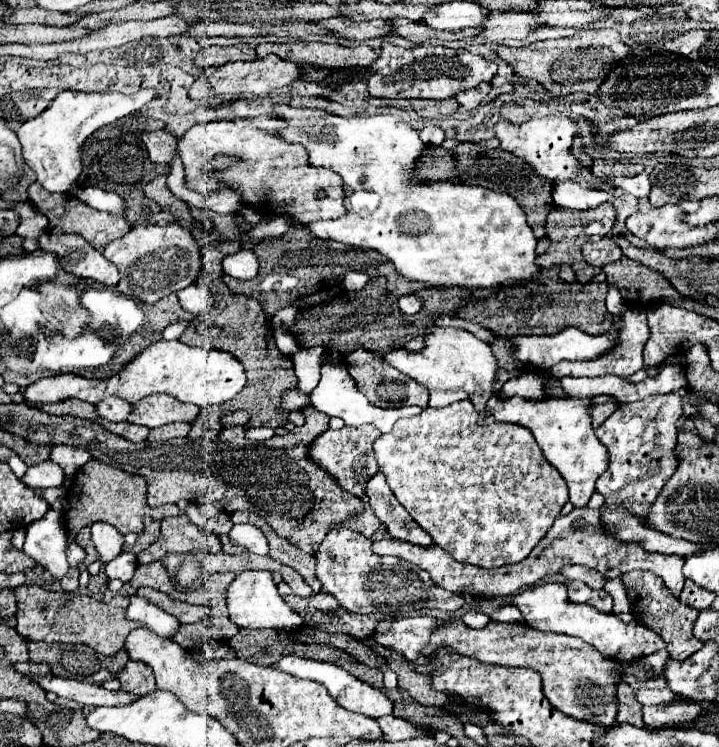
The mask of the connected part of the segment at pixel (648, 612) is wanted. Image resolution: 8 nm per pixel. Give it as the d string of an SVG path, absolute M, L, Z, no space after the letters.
M633 570L633 572L627 572L621 576L623 580L623 586L627 590L627 596L629 596L629 602L633 606L633 614L635 616L641 616L643 624L647 628L651 628L653 632L657 632L665 644L667 644L667 652L673 660L685 660L689 658L691 654L695 654L703 642L697 640L693 636L693 624L699 616L699 612L687 604L681 604L665 586L663 586L663 580L659 576L653 576L651 572L641 572L641 570Z

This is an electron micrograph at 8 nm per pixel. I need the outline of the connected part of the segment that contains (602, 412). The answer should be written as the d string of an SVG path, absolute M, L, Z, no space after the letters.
M605 402L605 404L597 404L597 406L591 406L591 420L593 420L593 426L601 426L613 412L615 412L617 404L613 402Z

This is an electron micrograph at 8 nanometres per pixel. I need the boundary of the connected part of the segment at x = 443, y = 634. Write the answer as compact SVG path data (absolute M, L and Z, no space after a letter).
M449 620L443 624L443 628L435 630L435 636L431 636L431 644L427 644L427 648L420 654L430 656L439 646L451 648L457 654L475 658L483 664L537 670L543 678L543 692L557 710L575 720L595 722L605 728L611 728L615 724L619 712L617 686L621 682L623 666L601 656L595 648L591 648L591 644L585 644L579 638L539 632L535 628L529 628L527 624L507 624L491 620L485 628L473 630L461 620Z

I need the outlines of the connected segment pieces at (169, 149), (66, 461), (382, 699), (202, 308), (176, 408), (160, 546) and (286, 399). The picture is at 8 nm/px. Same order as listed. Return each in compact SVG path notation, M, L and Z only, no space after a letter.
M165 130L159 132L147 132L141 136L141 140L145 142L147 154L151 162L157 164L171 164L173 156L175 156L175 146L177 146L177 138L171 136Z
M53 446L49 460L53 460L55 464L59 464L65 472L65 480L69 476L73 476L85 462L91 460L91 454L87 450L81 448L73 448L73 446Z
M285 656L281 658L277 664L275 664L279 670L287 672L287 674L293 674L297 678L309 678L309 680L315 680L315 682L321 682L329 694L349 712L357 712L357 714L365 714L369 718L381 718L385 714L391 714L393 712L393 702L377 688L357 680L355 676L351 676L349 672L341 670L339 666L335 664L329 664L329 662L317 662L317 660L307 660L307 658L299 658L299 656Z
M191 284L187 290L177 292L177 298L181 302L181 306L185 310L189 310L191 314L201 314L212 310L215 299L211 290L201 288L199 284Z
M151 394L133 404L127 422L159 428L169 422L193 422L197 416L199 408L195 408L195 404L185 404L167 394Z
M179 514L173 518L161 520L161 536L159 540L149 546L145 552L137 556L139 564L149 564L155 560L161 560L169 552L219 552L221 542L217 536L203 532L201 528L195 528L191 520L187 520L187 514Z
M297 388L289 390L285 396L283 396L283 408L287 410L303 410L305 406L309 406L309 396L301 394Z

